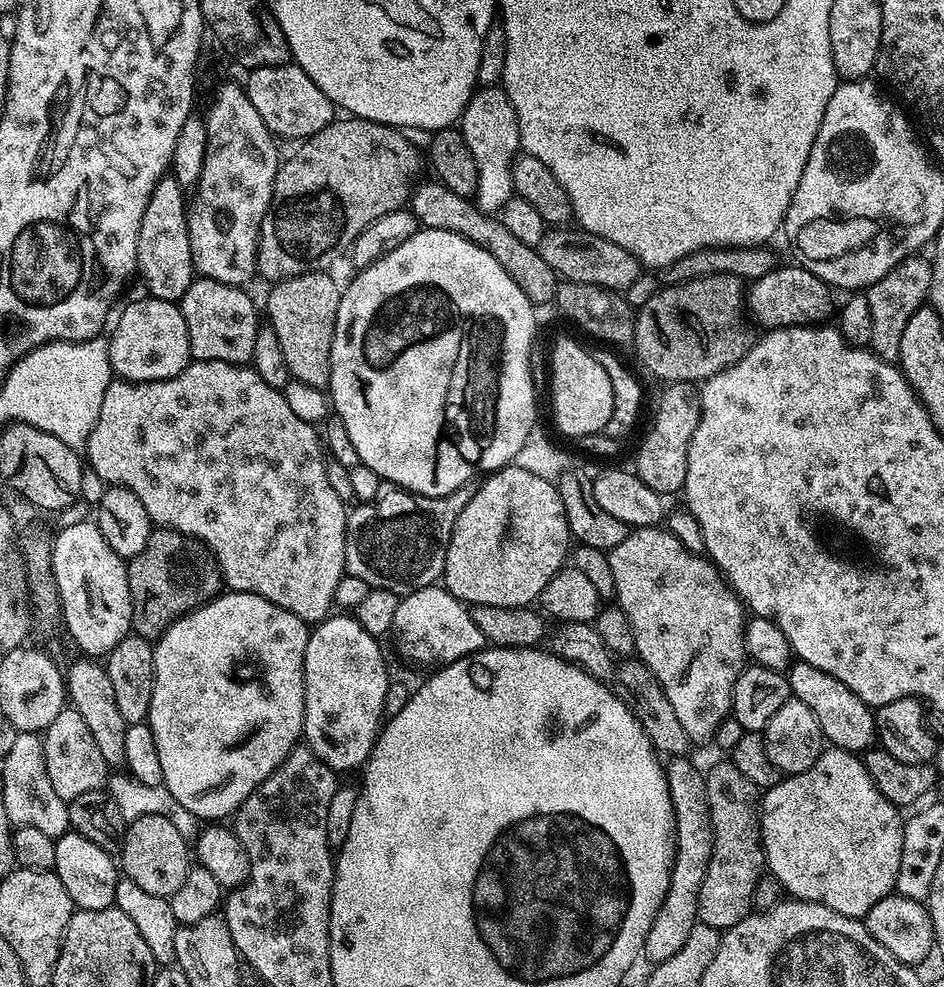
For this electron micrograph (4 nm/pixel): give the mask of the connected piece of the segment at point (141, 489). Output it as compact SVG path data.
M192 360L183 372L169 380L133 382L123 378L113 379L106 390L106 398L102 398L98 422L94 422L88 435L86 464L105 485L119 486L138 494L138 502L146 506L146 514L152 519L153 525L172 528L175 532L199 540L212 553L223 583L231 591L249 592L266 598L274 602L274 606L282 606L282 610L290 610L290 614L306 622L319 622L333 611L334 590L338 590L338 582L346 574L344 531L349 509L342 498L338 498L327 478L326 449L321 433L313 425L302 422L302 418L298 418L298 414L290 410L290 402L286 402L283 391L274 386L266 386L255 368L217 360Z

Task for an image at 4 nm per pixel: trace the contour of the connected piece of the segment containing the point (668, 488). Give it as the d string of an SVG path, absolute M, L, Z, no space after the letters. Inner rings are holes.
M672 382L660 396L660 405L656 408L656 417L652 420L652 425L648 428L648 433L644 436L644 441L640 444L640 449L636 452L636 465L634 471L650 490L661 494L668 492L679 493L686 482L686 470L688 469L688 451L690 442L694 438L694 430L698 430L700 421L700 388L692 382Z

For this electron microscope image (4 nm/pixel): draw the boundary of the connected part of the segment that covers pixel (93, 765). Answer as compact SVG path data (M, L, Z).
M65 706L58 718L54 718L54 722L50 722L50 726L44 729L42 739L46 771L58 797L70 801L78 798L78 794L99 792L105 787L110 775L110 766L98 751L98 745L94 743L82 714L78 714L71 706Z

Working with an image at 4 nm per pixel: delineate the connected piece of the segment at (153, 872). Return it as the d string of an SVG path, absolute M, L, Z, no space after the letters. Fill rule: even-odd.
M158 814L143 816L131 821L124 829L124 844L118 853L118 864L123 875L138 882L149 894L171 897L186 882L190 867L190 844L171 822Z

